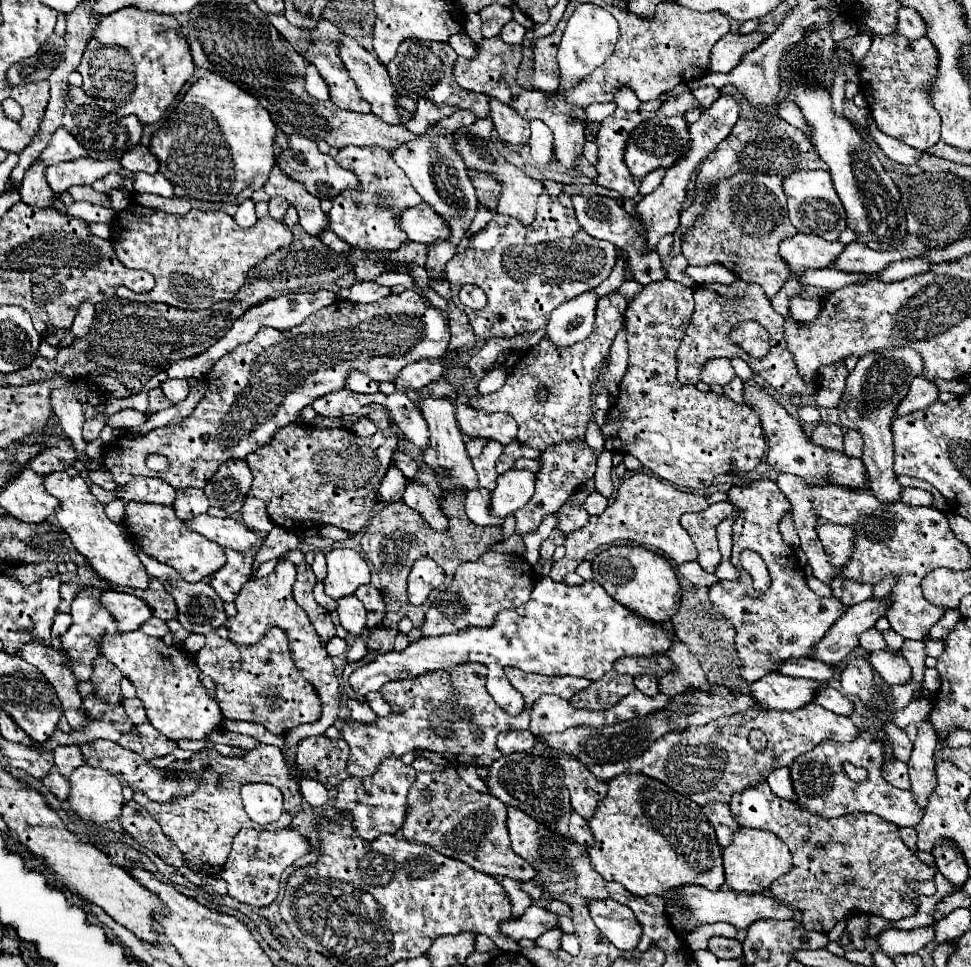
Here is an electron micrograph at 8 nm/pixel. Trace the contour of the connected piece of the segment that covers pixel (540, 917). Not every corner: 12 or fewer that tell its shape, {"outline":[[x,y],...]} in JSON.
{"outline":[[529,905],[521,917],[501,923],[513,941],[537,939],[557,927],[557,915]]}

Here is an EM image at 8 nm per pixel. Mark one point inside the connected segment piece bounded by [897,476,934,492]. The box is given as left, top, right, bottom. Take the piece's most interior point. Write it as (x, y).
(904, 481)

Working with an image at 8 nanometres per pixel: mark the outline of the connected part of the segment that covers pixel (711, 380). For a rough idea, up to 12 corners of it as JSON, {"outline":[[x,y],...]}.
{"outline":[[709,359],[701,367],[701,381],[725,385],[735,371],[729,359]]}

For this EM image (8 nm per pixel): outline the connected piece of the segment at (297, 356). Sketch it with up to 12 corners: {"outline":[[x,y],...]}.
{"outline":[[415,291],[263,327],[203,379],[183,423],[113,439],[117,485],[203,489],[351,371],[441,359],[447,315]]}

